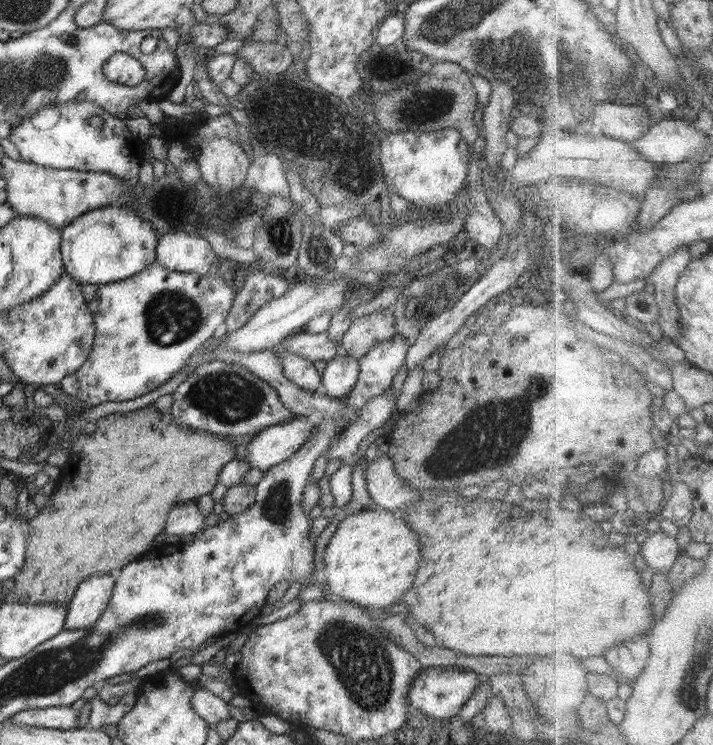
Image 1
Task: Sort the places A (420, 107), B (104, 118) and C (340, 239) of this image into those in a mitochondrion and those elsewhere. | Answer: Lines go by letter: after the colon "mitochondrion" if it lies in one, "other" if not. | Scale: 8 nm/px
A: mitochondrion
B: other
C: other

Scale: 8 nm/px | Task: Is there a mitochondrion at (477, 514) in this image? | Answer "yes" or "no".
no

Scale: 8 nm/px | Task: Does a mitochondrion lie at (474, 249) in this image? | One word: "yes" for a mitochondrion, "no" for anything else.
no

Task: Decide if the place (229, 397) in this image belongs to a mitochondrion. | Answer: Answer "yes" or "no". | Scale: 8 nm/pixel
yes

